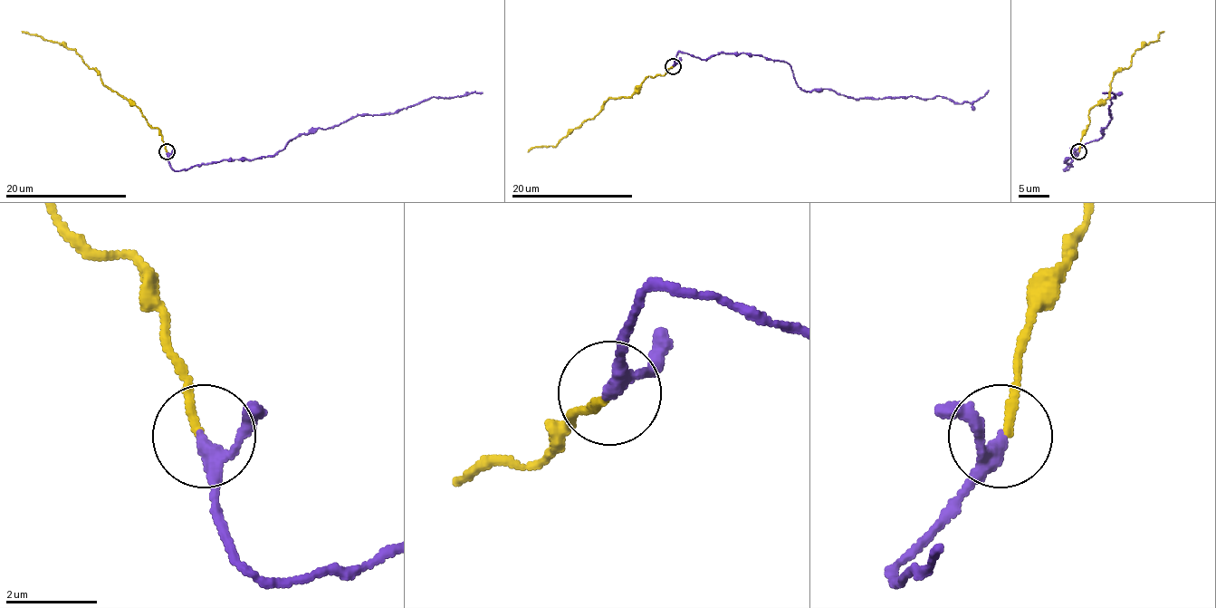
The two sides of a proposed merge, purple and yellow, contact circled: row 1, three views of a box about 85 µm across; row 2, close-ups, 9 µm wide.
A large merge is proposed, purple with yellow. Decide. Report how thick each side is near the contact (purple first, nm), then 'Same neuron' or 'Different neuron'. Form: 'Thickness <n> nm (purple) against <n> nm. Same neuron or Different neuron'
Thickness 260 nm (purple) against 180 nm. Same neuron

